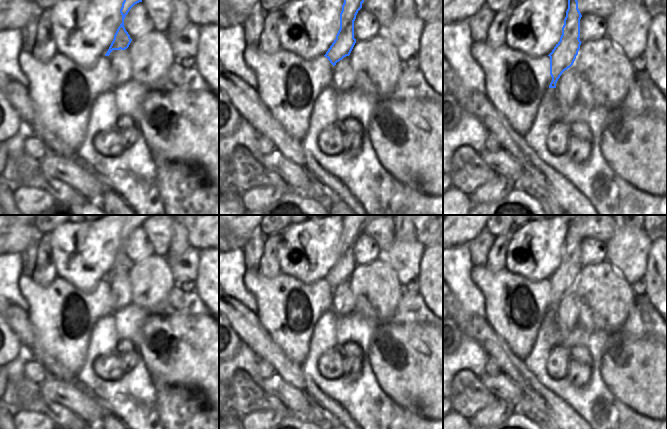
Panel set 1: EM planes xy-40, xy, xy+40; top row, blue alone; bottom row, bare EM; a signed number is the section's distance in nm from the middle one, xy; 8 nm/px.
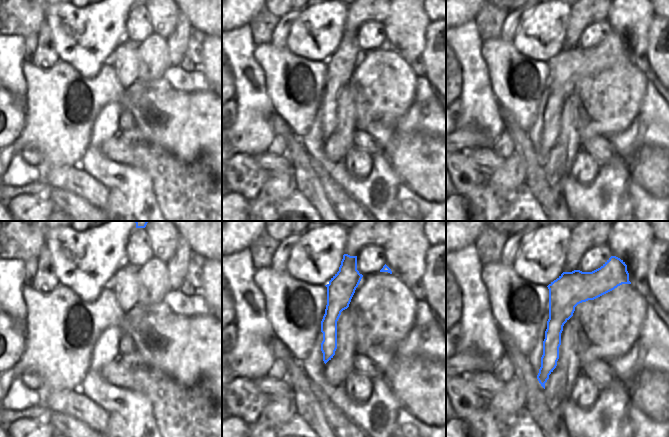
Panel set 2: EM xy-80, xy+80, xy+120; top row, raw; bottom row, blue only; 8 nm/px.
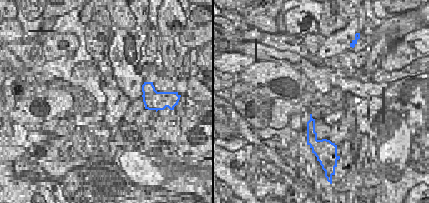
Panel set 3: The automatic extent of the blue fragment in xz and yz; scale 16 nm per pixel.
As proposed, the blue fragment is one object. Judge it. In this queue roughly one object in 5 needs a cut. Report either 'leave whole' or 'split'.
split

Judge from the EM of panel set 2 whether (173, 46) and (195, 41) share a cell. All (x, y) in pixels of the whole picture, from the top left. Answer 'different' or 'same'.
different

